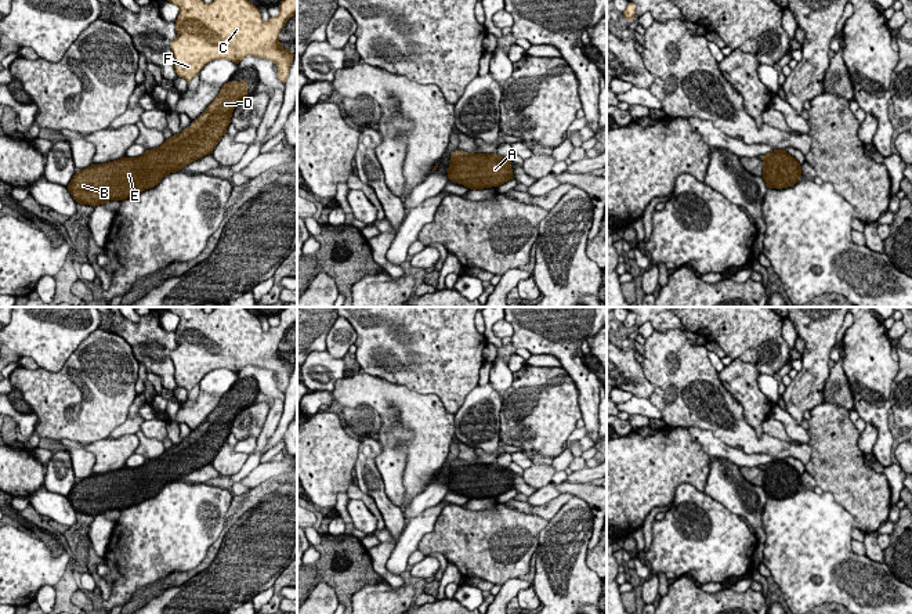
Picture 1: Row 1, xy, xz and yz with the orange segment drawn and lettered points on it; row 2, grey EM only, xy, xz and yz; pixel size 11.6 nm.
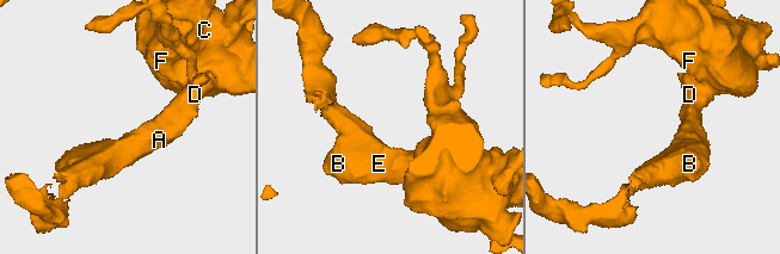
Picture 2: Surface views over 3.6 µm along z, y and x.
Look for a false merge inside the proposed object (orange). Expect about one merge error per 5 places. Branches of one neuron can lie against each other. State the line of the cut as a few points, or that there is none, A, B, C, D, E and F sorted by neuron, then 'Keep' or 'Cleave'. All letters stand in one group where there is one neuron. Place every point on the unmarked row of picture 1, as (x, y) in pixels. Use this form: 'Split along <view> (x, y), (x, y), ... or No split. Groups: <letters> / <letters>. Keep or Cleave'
No split. Groups: A B C D E F. Keep

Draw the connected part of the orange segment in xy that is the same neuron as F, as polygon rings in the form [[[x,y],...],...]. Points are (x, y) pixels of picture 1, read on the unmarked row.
[[[164,307],[180,317],[175,329],[177,348],[170,358],[174,379],[188,393],[214,369],[239,375],[247,366],[271,369],[285,394],[293,373],[293,360],[282,355],[278,346],[286,331],[297,322],[297,307],[279,313],[279,325],[267,332],[258,317],[246,307],[216,307],[206,314],[202,307]]]

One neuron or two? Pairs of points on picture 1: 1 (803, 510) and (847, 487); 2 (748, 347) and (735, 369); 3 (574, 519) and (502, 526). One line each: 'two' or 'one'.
1: two
2: two
3: two

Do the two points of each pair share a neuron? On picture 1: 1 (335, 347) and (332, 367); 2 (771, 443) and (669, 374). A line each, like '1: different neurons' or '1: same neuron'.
1: different neurons
2: same neuron

